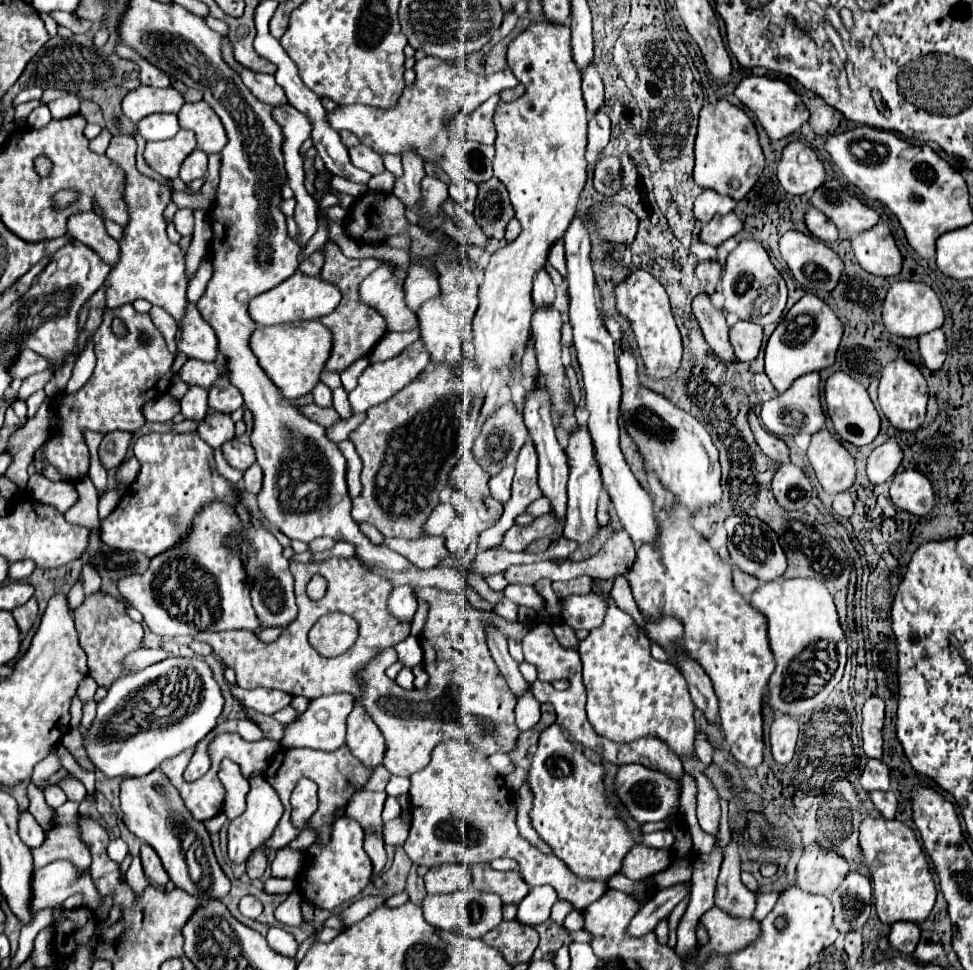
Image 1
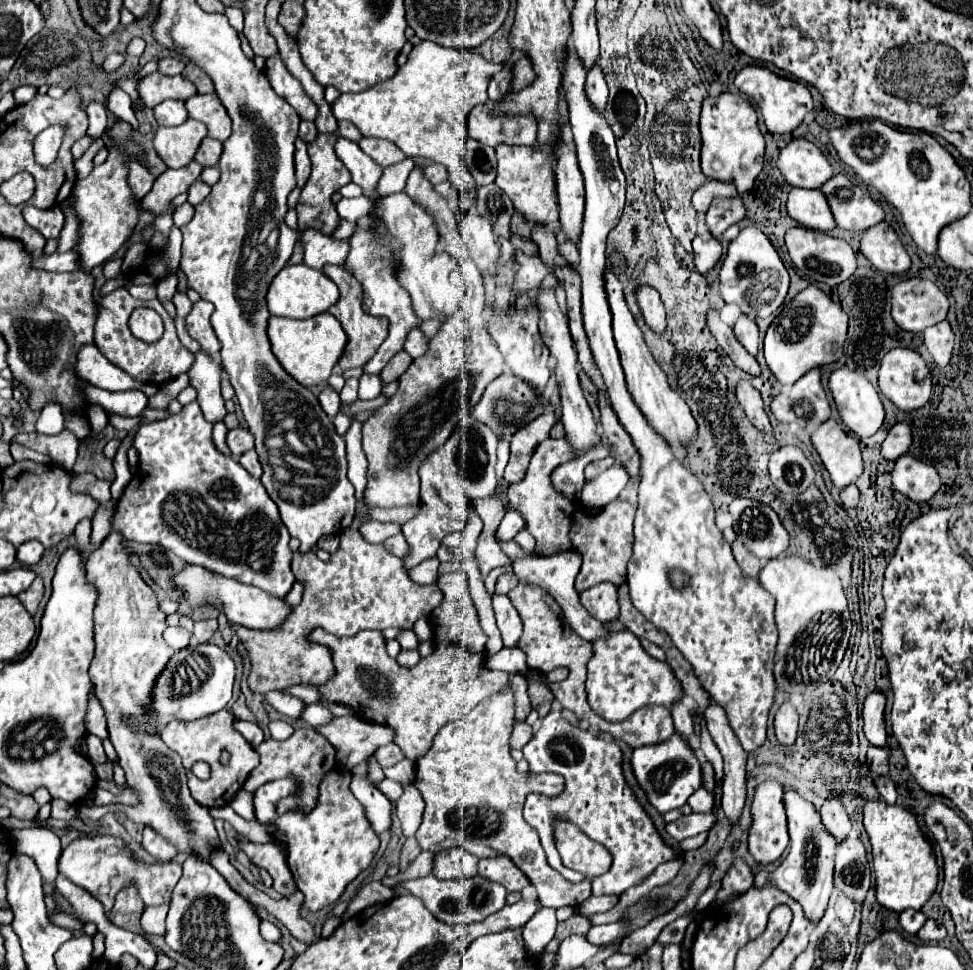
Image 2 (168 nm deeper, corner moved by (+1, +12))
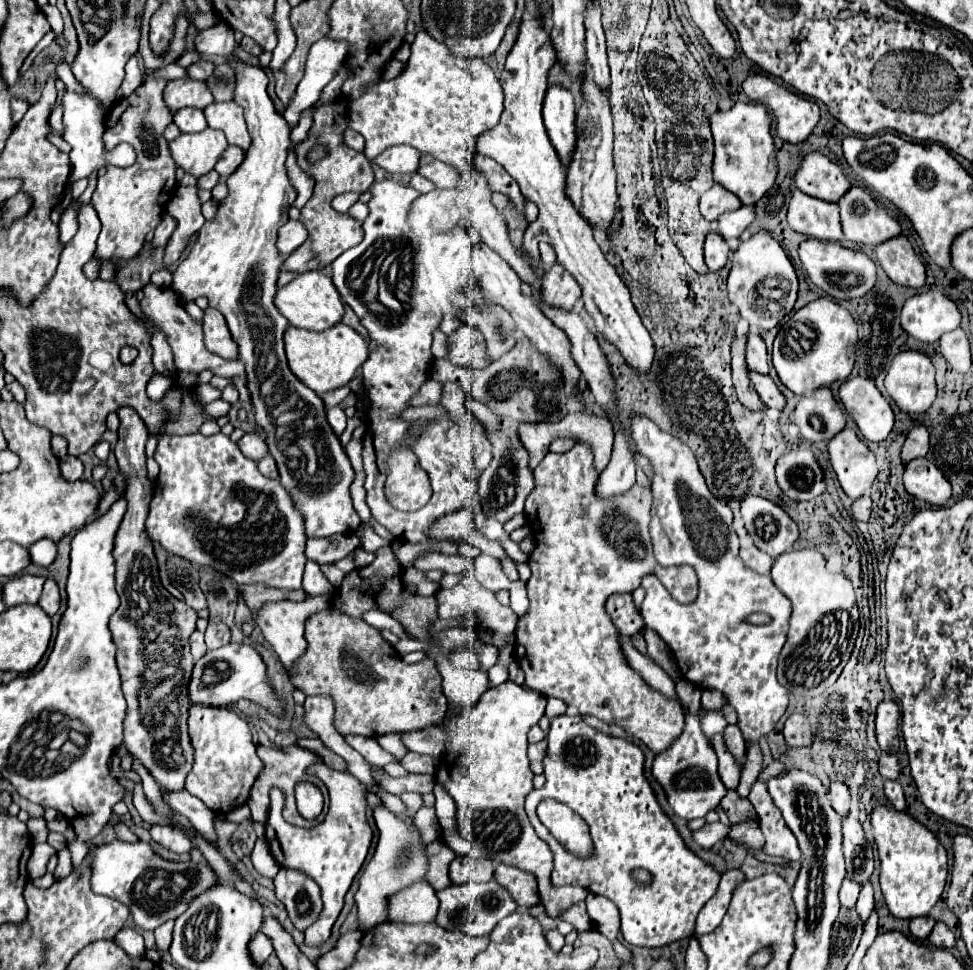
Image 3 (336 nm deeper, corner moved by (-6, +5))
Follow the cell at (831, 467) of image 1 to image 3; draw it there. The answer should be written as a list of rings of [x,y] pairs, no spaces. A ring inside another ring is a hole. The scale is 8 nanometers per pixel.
[[[844,428],[828,442],[828,454],[840,486],[852,500],[860,498],[876,480],[874,454],[852,428]]]

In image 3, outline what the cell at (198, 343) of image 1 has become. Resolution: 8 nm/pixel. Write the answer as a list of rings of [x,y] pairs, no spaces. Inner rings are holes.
[[[208,308],[204,312],[202,322],[204,322],[202,324],[202,328],[204,328],[204,346],[212,354],[218,354],[218,356],[222,356],[226,360],[236,360],[238,346],[236,346],[236,342],[232,340],[230,332],[228,332],[224,316],[218,310]]]

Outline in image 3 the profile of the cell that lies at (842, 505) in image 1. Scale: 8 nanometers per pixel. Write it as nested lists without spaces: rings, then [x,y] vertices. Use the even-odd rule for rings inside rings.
[[[868,494],[860,496],[860,500],[854,500],[854,504],[852,504],[852,514],[854,514],[856,520],[868,522],[870,510],[872,510],[872,502],[870,502],[870,496]]]

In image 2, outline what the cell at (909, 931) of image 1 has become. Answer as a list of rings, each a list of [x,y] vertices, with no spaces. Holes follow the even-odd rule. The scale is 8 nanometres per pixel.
[[[913,909],[903,911],[901,917],[899,917],[901,927],[903,927],[907,933],[911,933],[911,935],[915,935],[915,933],[923,927],[925,921],[927,921],[927,917],[925,917],[921,911],[913,911]]]

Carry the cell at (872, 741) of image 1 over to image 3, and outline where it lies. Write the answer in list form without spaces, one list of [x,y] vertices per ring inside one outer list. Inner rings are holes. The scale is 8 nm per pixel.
[[[882,700],[876,710],[876,738],[880,748],[888,754],[898,752],[898,720],[898,704],[894,700]]]

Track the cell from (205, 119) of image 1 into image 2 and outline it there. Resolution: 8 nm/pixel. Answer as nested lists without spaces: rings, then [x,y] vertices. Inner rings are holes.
[[[197,93],[185,101],[185,107],[189,111],[189,117],[207,125],[209,137],[225,141],[231,135],[231,117],[227,115],[227,109],[221,105],[215,93],[211,95]]]

